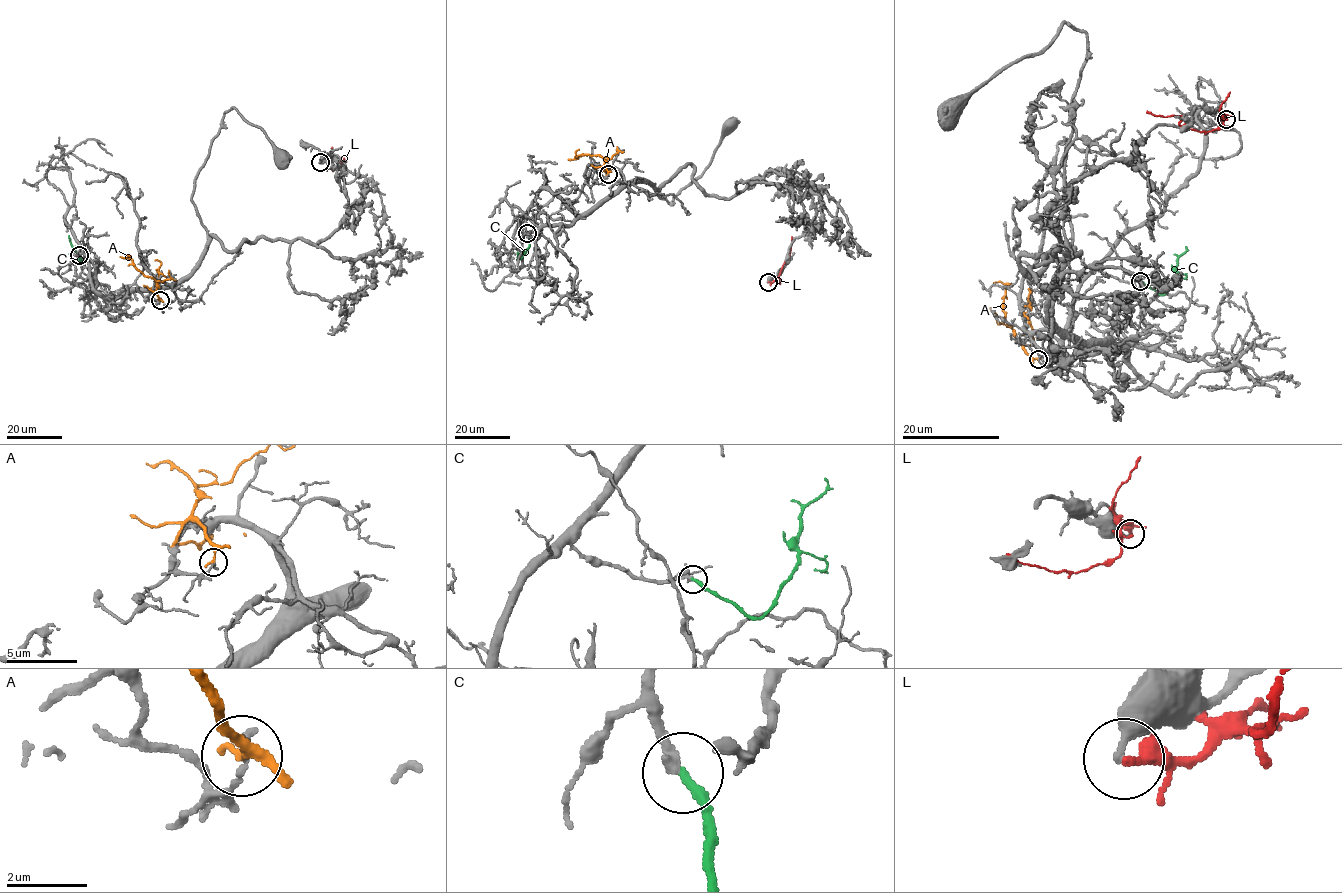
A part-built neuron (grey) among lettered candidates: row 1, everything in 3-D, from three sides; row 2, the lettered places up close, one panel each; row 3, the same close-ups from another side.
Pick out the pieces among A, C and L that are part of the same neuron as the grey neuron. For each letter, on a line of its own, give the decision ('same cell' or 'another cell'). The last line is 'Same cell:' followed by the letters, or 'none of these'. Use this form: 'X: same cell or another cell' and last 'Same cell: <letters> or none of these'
A: another cell
C: same cell
L: another cell
Same cell: C

